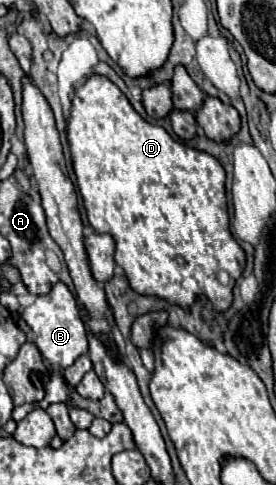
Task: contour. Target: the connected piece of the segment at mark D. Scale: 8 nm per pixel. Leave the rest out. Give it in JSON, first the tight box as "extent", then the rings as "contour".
{"extent":[67,74,245,312],"contour":[[[101,74],[89,76],[83,86],[75,88],[75,94],[71,100],[71,112],[69,112],[69,120],[67,120],[67,142],[69,142],[71,160],[73,160],[73,170],[77,176],[77,186],[79,186],[83,206],[87,212],[87,220],[95,232],[107,232],[115,238],[115,262],[123,268],[125,276],[131,282],[131,288],[139,294],[153,294],[153,296],[165,298],[171,304],[177,304],[181,308],[189,308],[197,296],[205,296],[207,300],[211,300],[215,310],[219,310],[219,312],[227,310],[233,302],[233,294],[231,294],[233,286],[231,284],[229,286],[219,284],[215,272],[219,268],[225,268],[231,276],[241,276],[243,266],[245,266],[245,252],[239,248],[239,244],[235,242],[235,238],[229,232],[229,212],[227,212],[227,198],[225,198],[225,170],[219,164],[219,160],[213,158],[211,154],[203,152],[203,150],[195,150],[187,144],[173,140],[171,134],[163,126],[155,126],[155,124],[149,124],[147,120],[143,120],[133,110],[127,96],[109,78],[105,78]]]}

